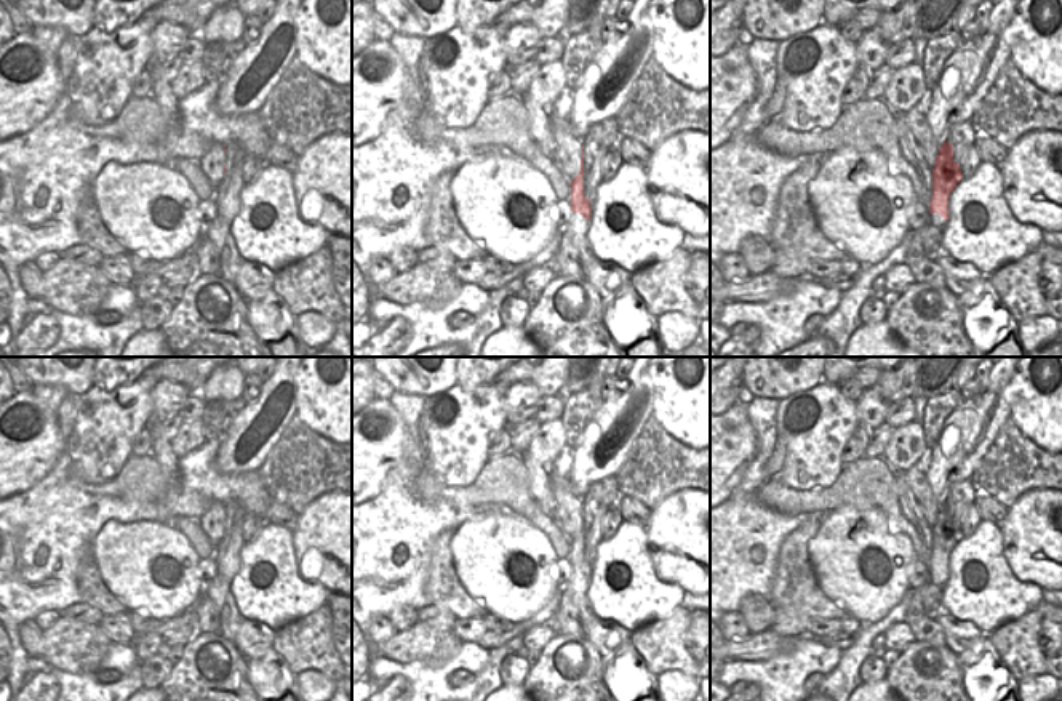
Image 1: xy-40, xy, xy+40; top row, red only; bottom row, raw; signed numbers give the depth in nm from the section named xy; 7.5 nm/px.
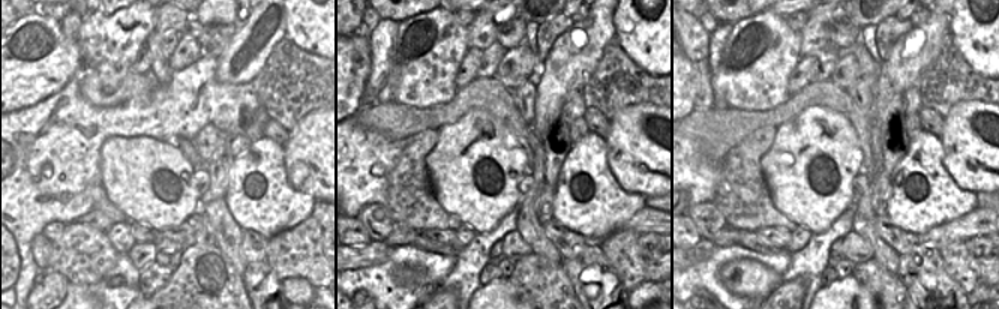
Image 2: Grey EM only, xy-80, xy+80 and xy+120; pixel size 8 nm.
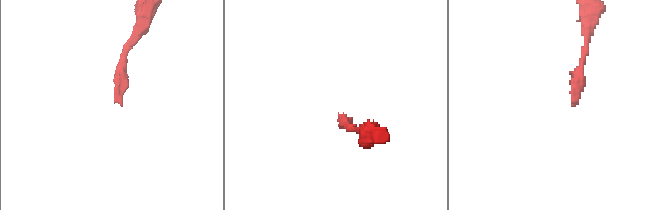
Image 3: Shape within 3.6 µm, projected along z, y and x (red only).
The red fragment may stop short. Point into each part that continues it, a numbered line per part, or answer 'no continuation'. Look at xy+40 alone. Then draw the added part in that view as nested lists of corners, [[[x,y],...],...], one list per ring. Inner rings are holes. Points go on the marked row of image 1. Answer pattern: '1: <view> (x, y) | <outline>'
no continuation

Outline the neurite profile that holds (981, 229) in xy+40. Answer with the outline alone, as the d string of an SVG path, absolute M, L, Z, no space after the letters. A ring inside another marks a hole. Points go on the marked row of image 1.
M980 162L974 174L961 179L948 197L948 221L942 229L942 248L960 262L972 264L982 275L990 275L1016 262L1043 243L1043 230L1020 224L1003 197L1003 174L992 163Z

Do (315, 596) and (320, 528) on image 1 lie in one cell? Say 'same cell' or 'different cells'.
different cells

